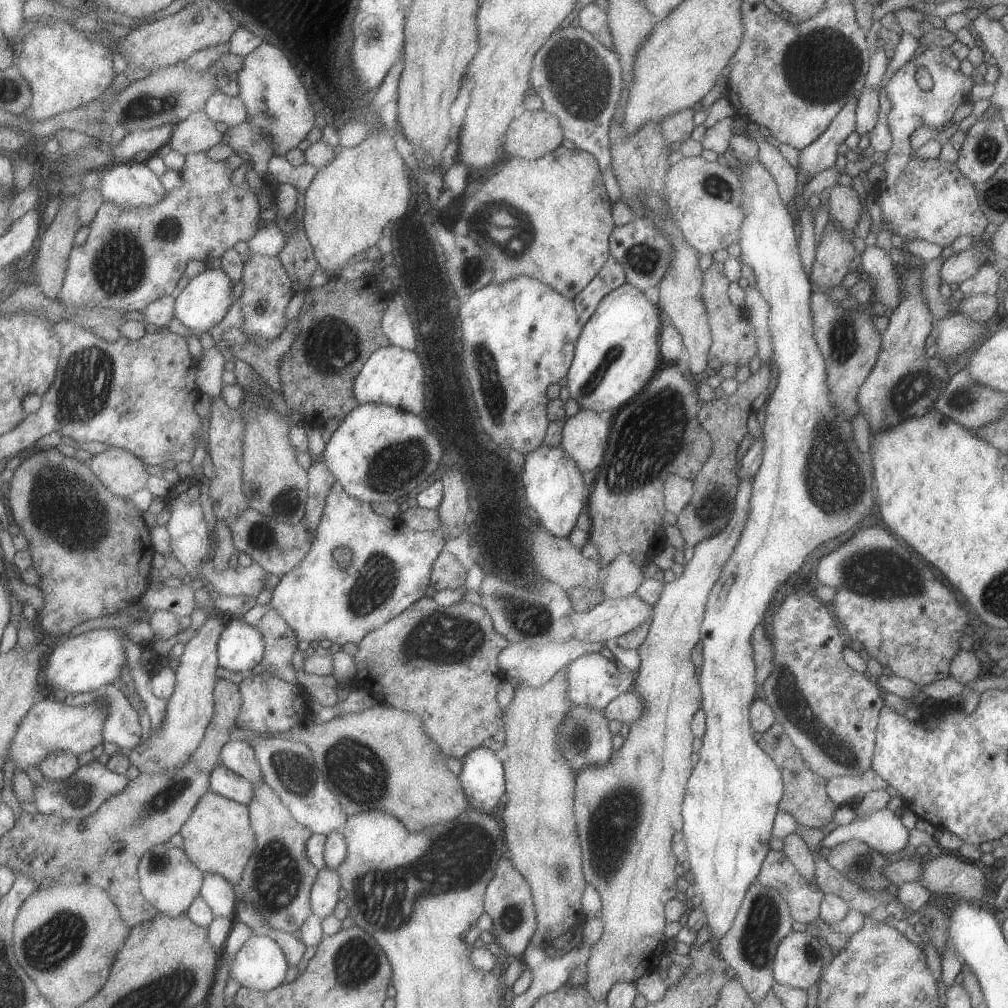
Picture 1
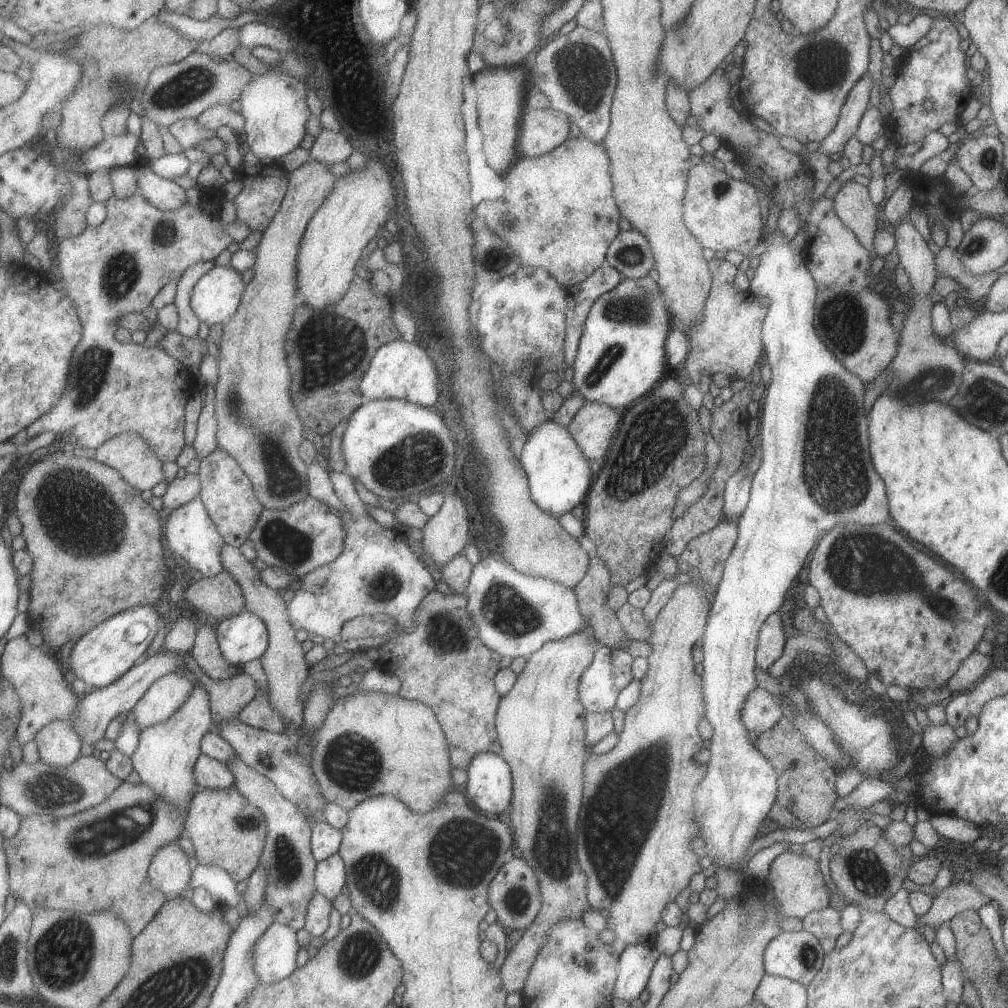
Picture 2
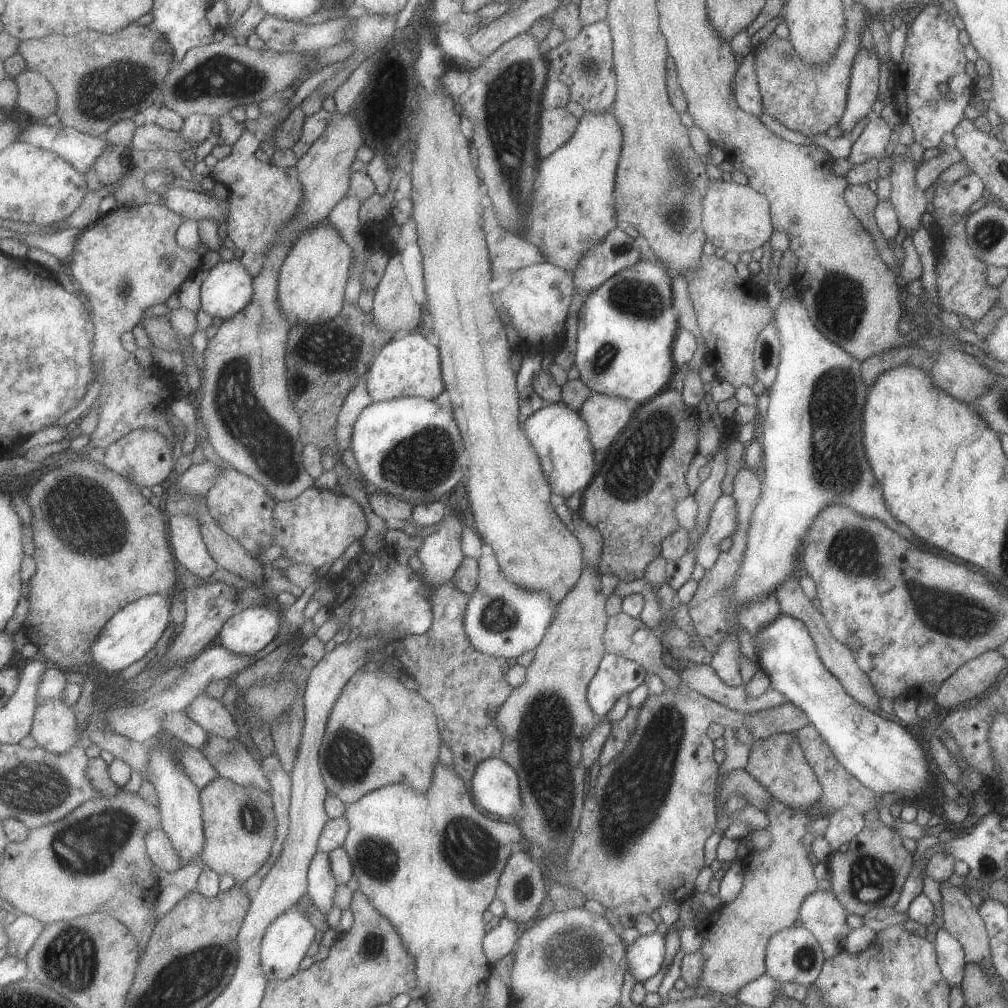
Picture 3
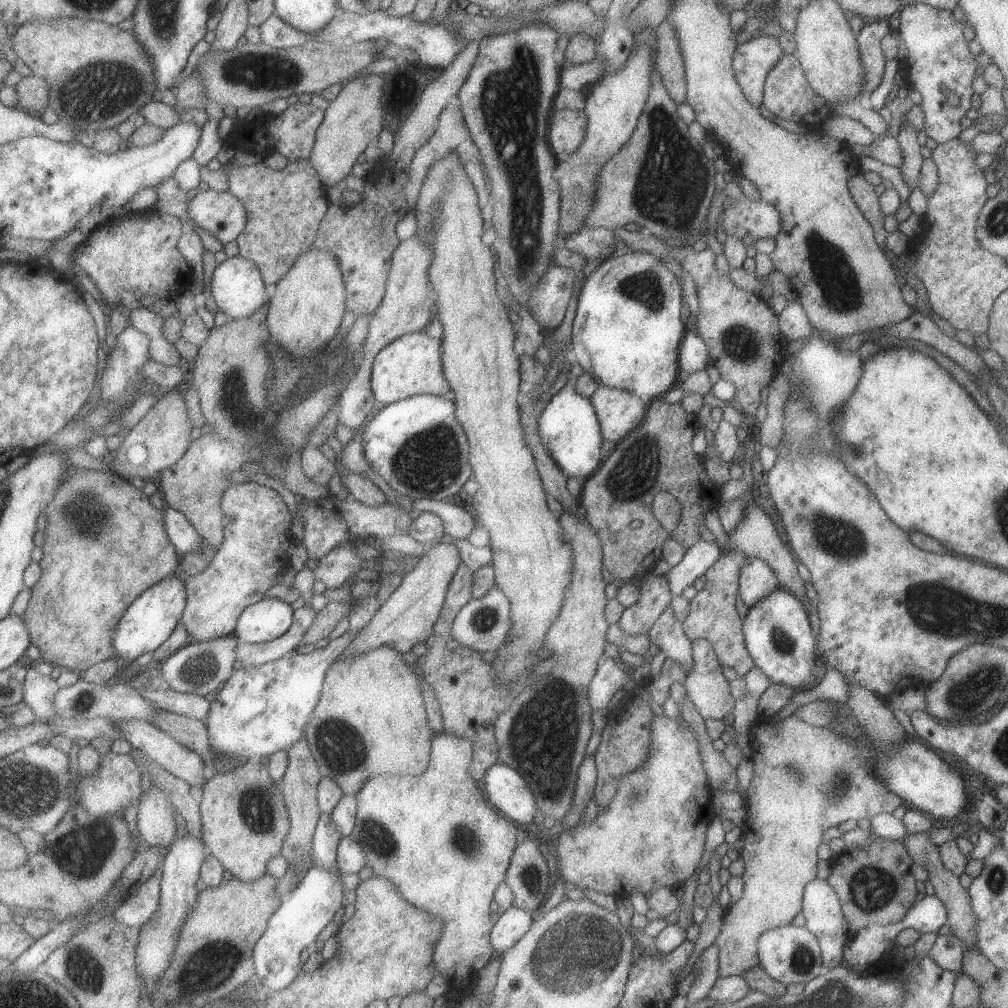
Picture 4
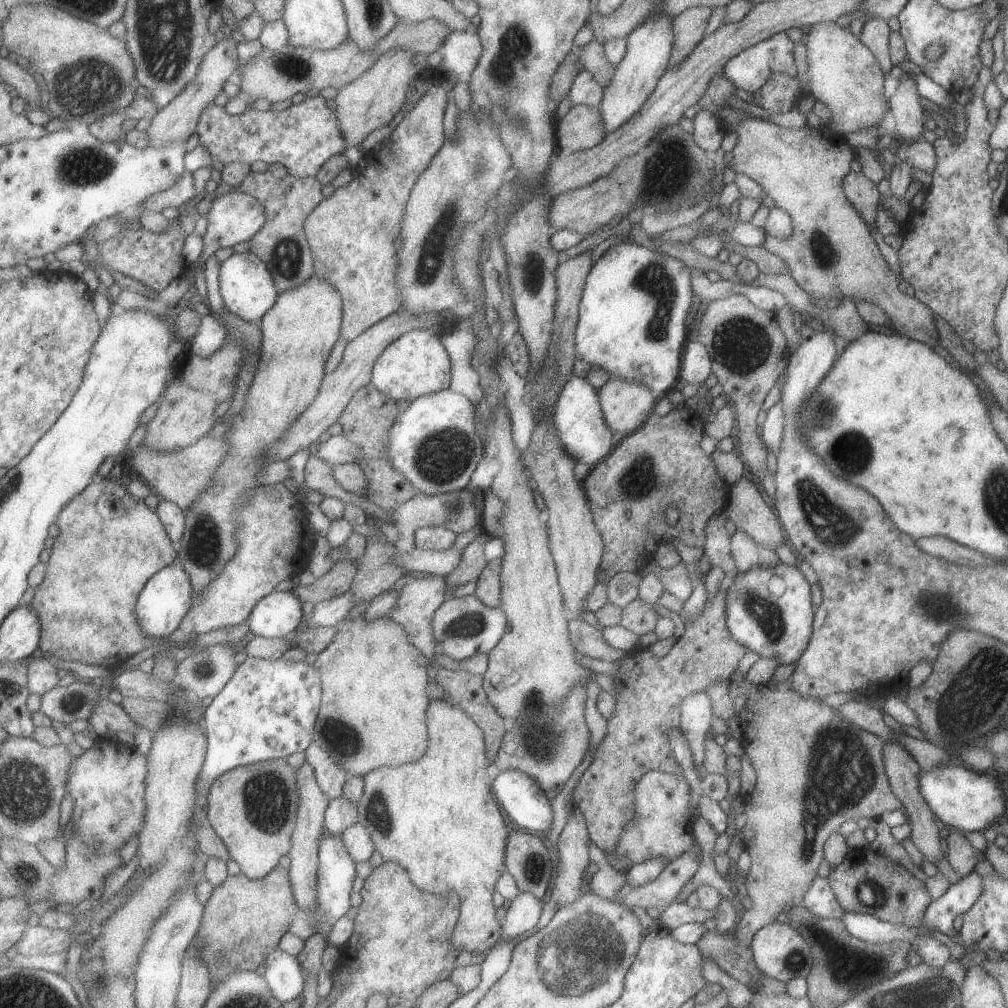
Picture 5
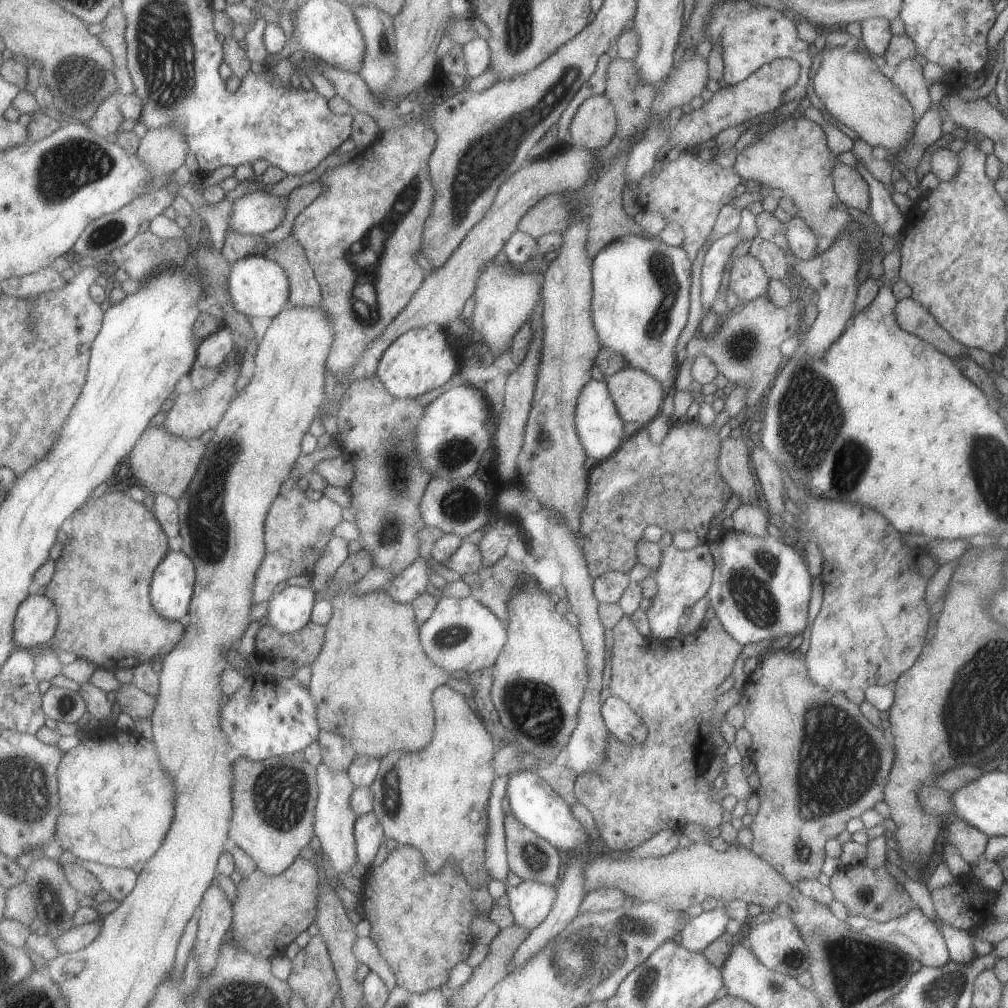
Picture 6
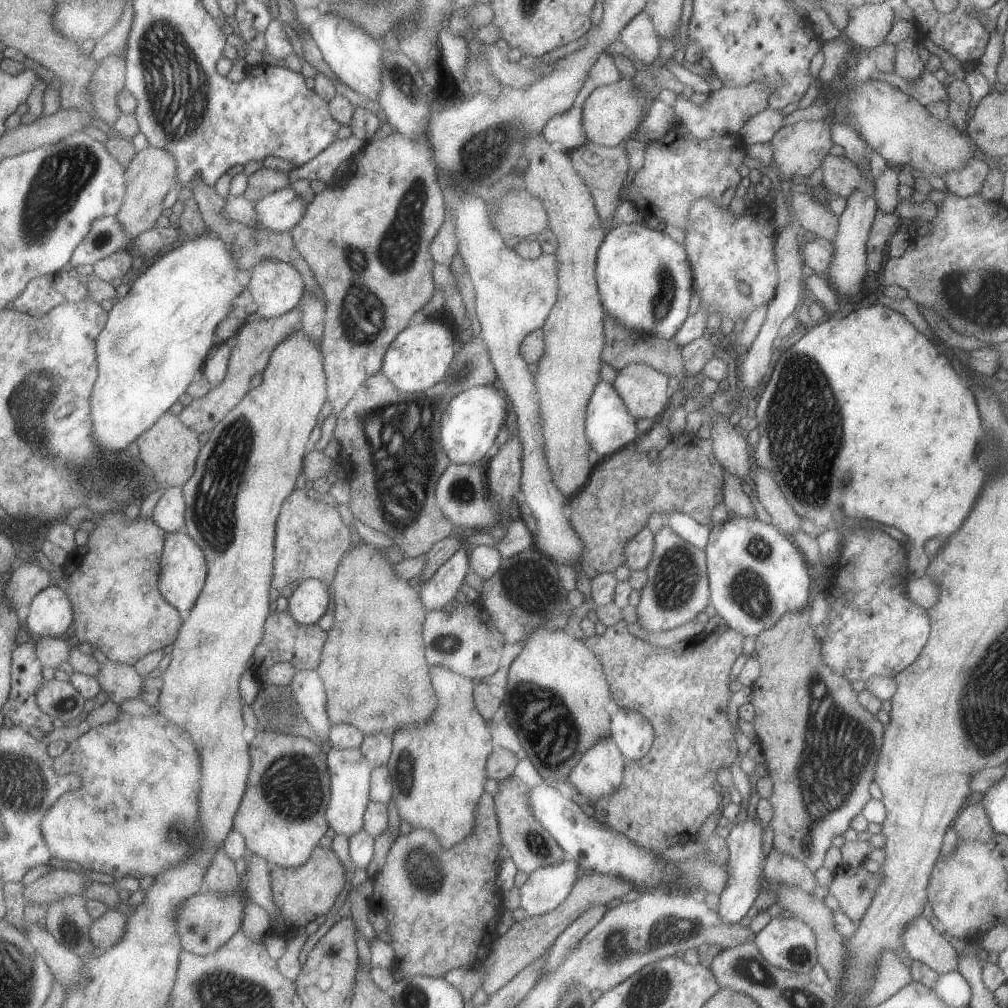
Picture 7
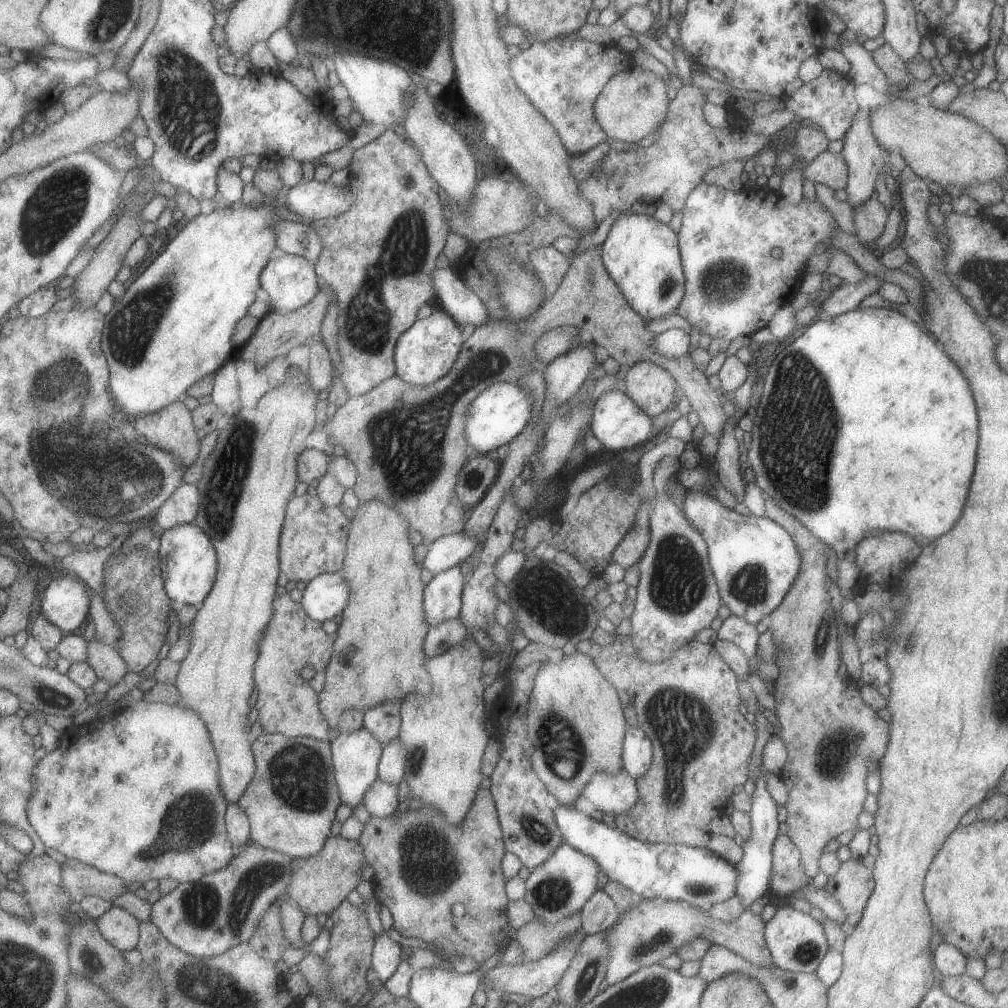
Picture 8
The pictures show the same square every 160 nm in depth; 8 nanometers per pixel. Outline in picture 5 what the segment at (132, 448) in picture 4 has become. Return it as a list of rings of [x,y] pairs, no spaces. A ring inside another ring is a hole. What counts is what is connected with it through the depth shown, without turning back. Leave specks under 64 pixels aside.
[[[171,386],[169,392],[165,393],[165,404],[147,424],[147,433],[139,448],[145,446],[158,451],[173,452],[195,444],[220,422],[217,417],[219,403],[210,392],[198,391],[191,386]]]

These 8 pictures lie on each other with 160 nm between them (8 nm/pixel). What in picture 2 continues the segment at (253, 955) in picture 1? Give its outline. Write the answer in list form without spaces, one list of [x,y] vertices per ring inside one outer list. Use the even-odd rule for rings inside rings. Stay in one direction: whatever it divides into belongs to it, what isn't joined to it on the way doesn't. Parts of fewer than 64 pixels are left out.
[[[275,923],[257,941],[256,971],[263,983],[276,983],[291,976],[297,969],[301,950],[297,929],[285,923]]]

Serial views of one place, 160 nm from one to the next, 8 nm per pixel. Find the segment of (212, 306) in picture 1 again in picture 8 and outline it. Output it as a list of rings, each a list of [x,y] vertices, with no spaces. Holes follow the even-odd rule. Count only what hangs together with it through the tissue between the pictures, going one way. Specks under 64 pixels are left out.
[[[277,253],[269,261],[267,267],[261,275],[262,288],[265,289],[271,297],[271,304],[274,310],[294,311],[309,304],[321,290],[320,276],[316,271],[316,264],[307,260],[301,255],[292,255],[291,253]]]

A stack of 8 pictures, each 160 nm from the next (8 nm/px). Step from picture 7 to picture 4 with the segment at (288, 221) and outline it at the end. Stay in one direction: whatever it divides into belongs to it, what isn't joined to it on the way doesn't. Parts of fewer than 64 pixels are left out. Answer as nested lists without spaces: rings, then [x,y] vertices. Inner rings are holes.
[[[208,189],[192,194],[189,212],[201,232],[211,233],[223,245],[237,241],[249,222],[246,204],[229,190]]]

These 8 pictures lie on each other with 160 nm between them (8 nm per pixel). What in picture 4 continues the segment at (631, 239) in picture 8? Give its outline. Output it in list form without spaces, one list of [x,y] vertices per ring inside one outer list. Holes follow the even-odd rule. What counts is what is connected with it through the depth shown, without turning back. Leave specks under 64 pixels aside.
[[[631,250],[624,255],[609,256],[586,276],[580,288],[570,334],[571,355],[598,384],[629,391],[647,404],[662,398],[681,378],[678,348],[688,328],[686,319],[680,282],[661,260]]]

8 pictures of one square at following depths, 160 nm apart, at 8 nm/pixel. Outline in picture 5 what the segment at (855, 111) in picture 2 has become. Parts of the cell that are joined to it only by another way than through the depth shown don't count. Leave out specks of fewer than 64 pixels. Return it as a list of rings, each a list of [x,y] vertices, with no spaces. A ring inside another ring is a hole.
[[[872,17],[863,23],[859,40],[873,53],[884,78],[892,67],[888,49],[888,36],[890,33],[886,19]]]

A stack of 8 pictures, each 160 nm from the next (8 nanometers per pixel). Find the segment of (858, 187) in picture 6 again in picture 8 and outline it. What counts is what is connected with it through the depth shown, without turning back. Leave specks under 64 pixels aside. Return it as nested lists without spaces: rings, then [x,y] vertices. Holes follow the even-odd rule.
[[[825,150],[803,166],[802,180],[805,179],[824,184],[833,191],[845,189],[848,179],[845,159],[840,153]]]

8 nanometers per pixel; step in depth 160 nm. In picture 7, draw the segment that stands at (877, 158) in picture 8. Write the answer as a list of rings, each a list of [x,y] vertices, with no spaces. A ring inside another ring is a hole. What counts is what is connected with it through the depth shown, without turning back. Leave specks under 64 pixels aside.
[[[853,189],[846,198],[846,207],[838,216],[838,229],[836,237],[832,240],[832,259],[828,266],[825,279],[835,293],[843,294],[848,298],[848,302],[857,301],[863,296],[862,282],[868,272],[866,267],[865,243],[877,212],[874,197],[863,194],[859,189]]]

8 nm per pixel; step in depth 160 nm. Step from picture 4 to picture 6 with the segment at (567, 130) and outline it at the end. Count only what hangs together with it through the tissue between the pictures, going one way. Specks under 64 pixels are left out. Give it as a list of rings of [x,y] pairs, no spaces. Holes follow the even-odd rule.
[[[604,94],[586,98],[575,111],[569,130],[572,148],[594,151],[604,147],[616,131],[613,105]]]

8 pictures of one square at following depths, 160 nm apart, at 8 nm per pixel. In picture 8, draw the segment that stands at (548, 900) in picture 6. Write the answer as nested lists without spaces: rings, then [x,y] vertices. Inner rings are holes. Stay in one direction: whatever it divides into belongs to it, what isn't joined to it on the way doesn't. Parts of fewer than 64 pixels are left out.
[[[561,843],[547,860],[533,867],[524,880],[524,901],[541,922],[555,924],[578,913],[587,899],[597,890],[599,867],[590,856],[567,843]]]

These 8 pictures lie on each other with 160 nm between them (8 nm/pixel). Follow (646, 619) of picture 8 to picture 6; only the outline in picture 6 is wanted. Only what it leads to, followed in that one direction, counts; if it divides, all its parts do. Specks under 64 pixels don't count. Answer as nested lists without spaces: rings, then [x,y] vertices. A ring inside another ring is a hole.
[[[671,542],[661,547],[659,566],[652,572],[656,582],[656,591],[650,600],[645,614],[650,626],[649,637],[657,640],[669,640],[678,634],[683,615],[688,608],[702,596],[706,596],[712,581],[713,559],[707,544],[690,549],[675,548]]]

